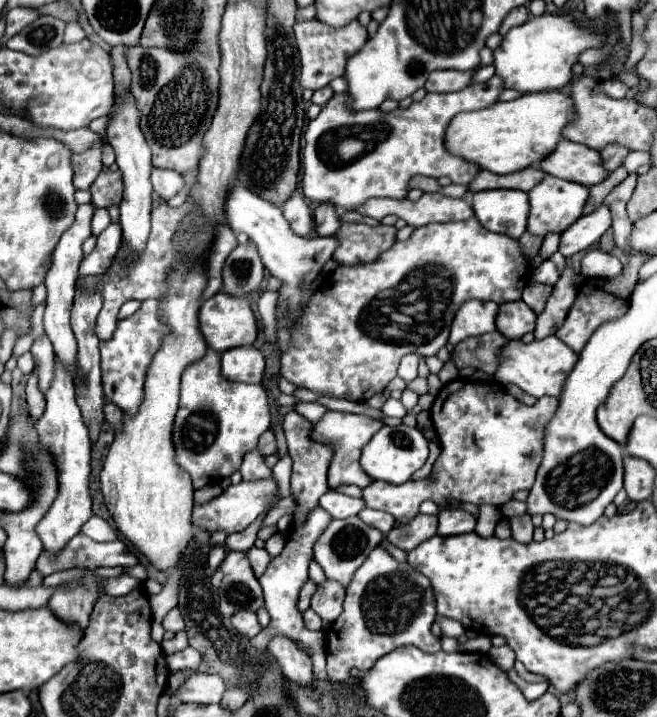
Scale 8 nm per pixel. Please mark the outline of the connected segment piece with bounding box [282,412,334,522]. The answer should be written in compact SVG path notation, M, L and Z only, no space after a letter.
M288 412L282 426L284 426L286 442L288 442L288 452L290 452L290 458L292 458L290 490L292 490L294 500L298 502L298 510L294 512L294 520L302 522L302 518L306 518L310 508L318 506L320 496L330 490L328 488L328 466L330 466L330 460L334 456L334 450L330 448L330 444L316 442L316 440L310 438L310 432L312 432L314 424L308 422L304 416L300 416L298 412Z

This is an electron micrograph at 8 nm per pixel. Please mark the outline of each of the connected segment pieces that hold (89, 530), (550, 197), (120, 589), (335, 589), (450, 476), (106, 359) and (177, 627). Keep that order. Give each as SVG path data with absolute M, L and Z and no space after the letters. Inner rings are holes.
M92 516L84 526L82 526L82 534L86 534L88 538L96 540L96 542L112 542L116 540L116 532L110 528L110 524L106 520L102 520L100 516Z
M546 176L542 182L538 182L530 192L530 214L528 214L528 230L536 236L546 236L548 232L564 232L574 220L580 218L584 202L588 198L588 188L576 182L560 180L554 176Z
M122 574L118 578L108 578L104 582L104 592L112 594L112 596L126 596L126 594L134 592L138 586L142 586L142 580L136 580L128 574Z
M326 580L318 586L318 590L312 596L312 610L326 622L334 622L342 614L342 602L344 602L344 588L338 582Z
M454 380L446 384L434 404L432 422L440 438L440 456L434 464L434 480L408 480L400 486L374 480L362 490L368 508L384 510L398 522L406 524L419 513L424 500L446 506L448 498L470 504L506 504L516 490L530 490L534 474L542 462L542 430L556 410L556 400L540 398L534 406L514 402L514 398L496 382L476 384L470 380Z
M150 298L150 300L144 300L142 306L132 316L118 322L118 328L114 330L114 336L110 338L110 342L100 342L104 396L128 414L134 414L142 402L144 376L152 356L160 346L164 332L166 332L166 326L158 320L158 300Z
M172 608L172 610L164 616L162 626L164 626L164 630L170 630L170 632L180 632L180 630L184 630L184 622L182 622L182 616L180 616L178 608Z

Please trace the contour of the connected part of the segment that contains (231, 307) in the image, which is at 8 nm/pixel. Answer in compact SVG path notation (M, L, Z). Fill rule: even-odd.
M218 292L216 296L212 296L210 300L206 300L202 304L198 318L200 318L200 330L206 338L206 344L210 348L214 348L216 352L224 352L224 350L230 350L236 346L254 344L254 340L258 336L258 322L250 308L248 298L238 298L238 296Z

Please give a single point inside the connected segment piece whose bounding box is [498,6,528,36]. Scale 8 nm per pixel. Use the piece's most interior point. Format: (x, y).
(518, 16)

